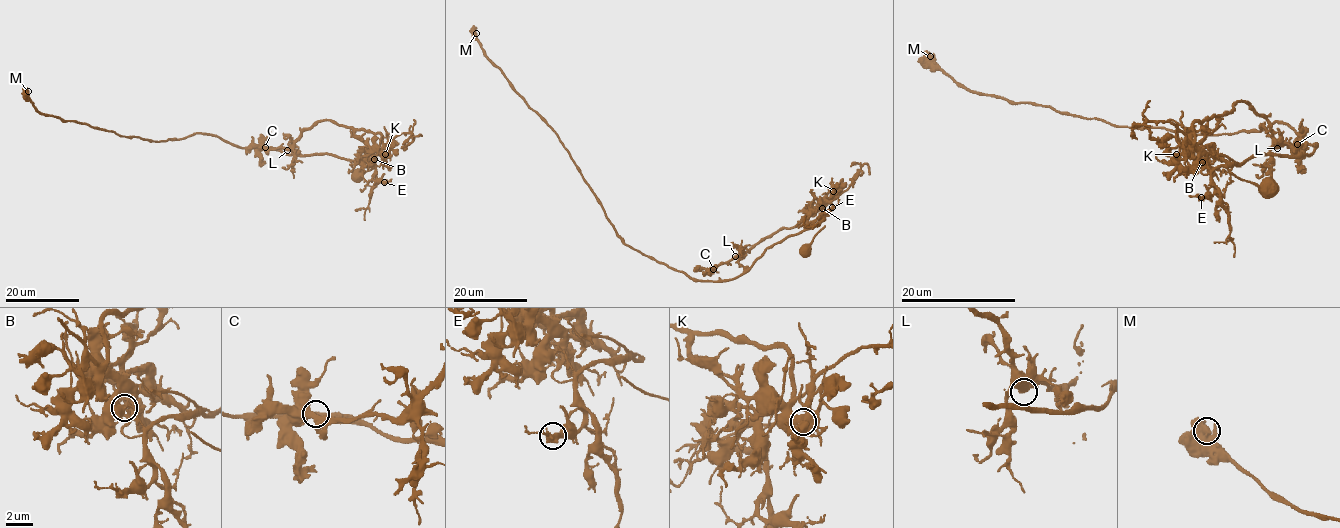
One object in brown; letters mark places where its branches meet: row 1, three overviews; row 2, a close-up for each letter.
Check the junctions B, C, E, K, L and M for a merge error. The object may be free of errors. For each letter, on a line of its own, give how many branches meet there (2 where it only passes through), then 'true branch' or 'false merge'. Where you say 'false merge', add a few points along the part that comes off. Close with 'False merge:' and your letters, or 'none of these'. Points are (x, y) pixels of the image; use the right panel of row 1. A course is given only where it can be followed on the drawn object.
B: 2 branches meet; false merge; foreign part runs (1201, 162), (1309, 155), (1316, 144), (1276, 122), (1214, 135), (1114, 126), (970, 92), (917, 61)
C: 2 branches meet; true branch
E: 2 branches meet; true branch
K: 2 branches meet; true branch
L: 2 branches meet; true branch
M: 2 branches meet; true branch
False merge: B

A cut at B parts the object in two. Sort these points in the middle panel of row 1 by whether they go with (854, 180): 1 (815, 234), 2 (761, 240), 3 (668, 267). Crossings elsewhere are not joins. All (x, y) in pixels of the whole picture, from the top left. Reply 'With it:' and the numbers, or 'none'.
With it: 2

